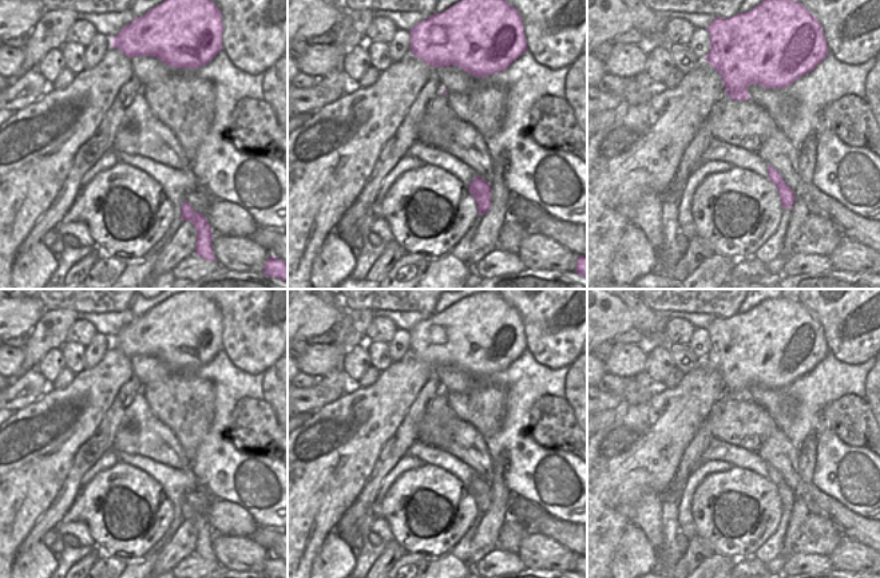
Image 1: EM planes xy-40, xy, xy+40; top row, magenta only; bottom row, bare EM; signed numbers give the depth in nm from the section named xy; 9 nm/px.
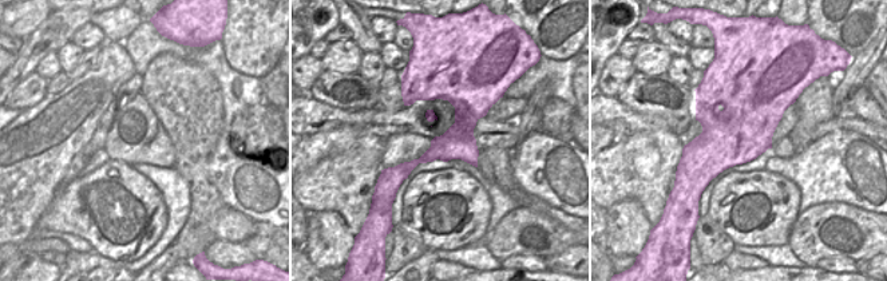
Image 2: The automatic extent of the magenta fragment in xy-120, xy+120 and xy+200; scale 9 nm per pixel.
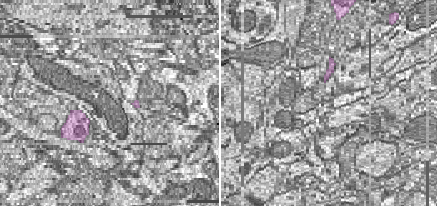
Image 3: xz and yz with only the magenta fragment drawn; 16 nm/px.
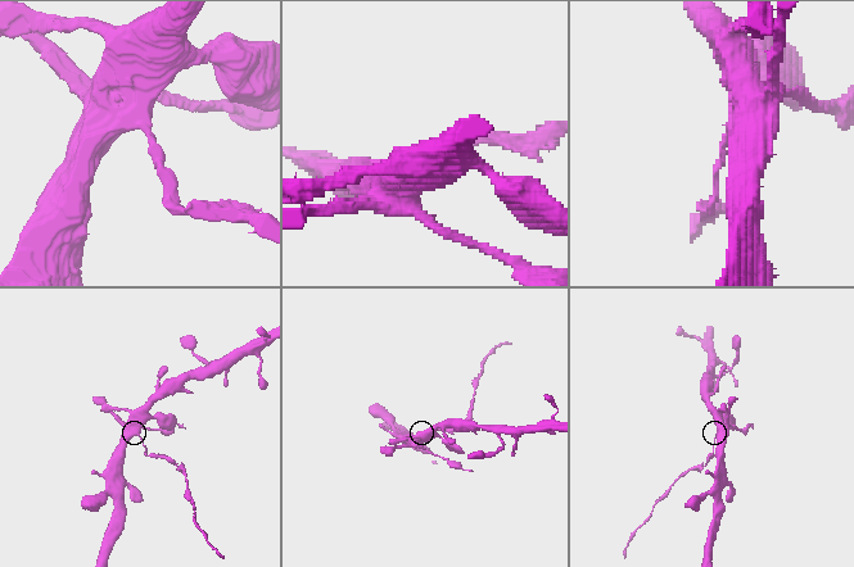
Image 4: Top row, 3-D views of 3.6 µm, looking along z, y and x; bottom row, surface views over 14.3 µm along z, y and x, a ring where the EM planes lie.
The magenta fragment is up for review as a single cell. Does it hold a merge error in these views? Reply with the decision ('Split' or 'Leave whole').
Split

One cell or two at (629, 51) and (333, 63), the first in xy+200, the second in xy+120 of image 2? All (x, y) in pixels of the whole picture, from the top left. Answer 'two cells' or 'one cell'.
two cells

